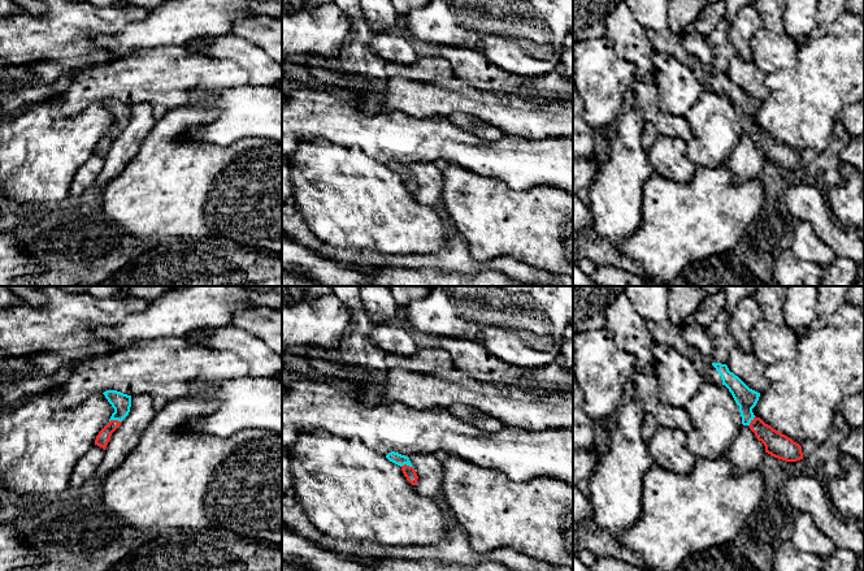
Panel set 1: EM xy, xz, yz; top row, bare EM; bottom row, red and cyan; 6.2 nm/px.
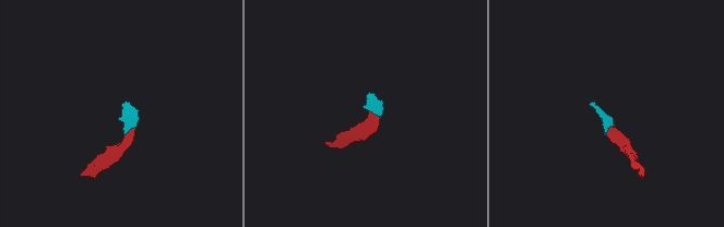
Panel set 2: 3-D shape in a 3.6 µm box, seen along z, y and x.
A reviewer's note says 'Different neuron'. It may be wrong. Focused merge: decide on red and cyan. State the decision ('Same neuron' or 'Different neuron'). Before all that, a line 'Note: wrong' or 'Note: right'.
Note: wrong
Same neuron

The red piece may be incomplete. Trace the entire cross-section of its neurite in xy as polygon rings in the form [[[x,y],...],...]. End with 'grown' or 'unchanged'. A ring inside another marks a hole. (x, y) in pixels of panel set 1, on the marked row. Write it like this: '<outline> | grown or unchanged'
[[[107,390],[103,393],[108,402],[114,408],[109,423],[99,432],[95,445],[105,450],[112,433],[121,425],[122,420],[129,415],[131,407],[131,395],[123,394],[117,390]]] | grown

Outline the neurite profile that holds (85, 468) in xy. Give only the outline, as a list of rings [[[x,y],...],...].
[[[94,445],[75,464],[69,486],[79,489],[86,481],[94,477],[94,473],[101,460],[104,459],[105,450]]]

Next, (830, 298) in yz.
[[[817,286],[819,298],[816,303],[817,320],[809,330],[817,330],[825,325],[828,319],[846,303],[845,297],[851,286]]]

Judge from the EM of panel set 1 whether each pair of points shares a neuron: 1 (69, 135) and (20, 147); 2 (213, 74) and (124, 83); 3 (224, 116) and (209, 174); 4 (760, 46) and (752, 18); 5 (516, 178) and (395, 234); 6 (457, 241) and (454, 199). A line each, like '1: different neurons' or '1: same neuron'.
1: same neuron
2: same neuron
3: different neurons
4: different neurons
5: different neurons
6: different neurons

